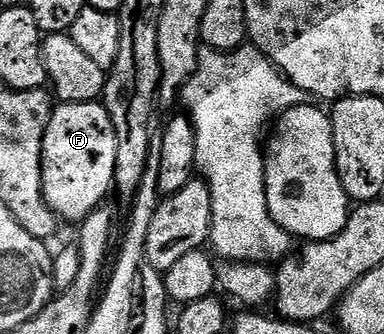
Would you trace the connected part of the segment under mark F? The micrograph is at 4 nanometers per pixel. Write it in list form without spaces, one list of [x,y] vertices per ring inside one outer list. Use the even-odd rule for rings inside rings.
[[[99,101],[95,102],[60,102],[53,109],[50,124],[44,133],[42,142],[42,184],[44,199],[57,219],[79,224],[89,218],[99,206],[105,205],[104,198],[114,190],[116,180],[116,161],[118,144],[114,124],[108,115],[108,109]]]

